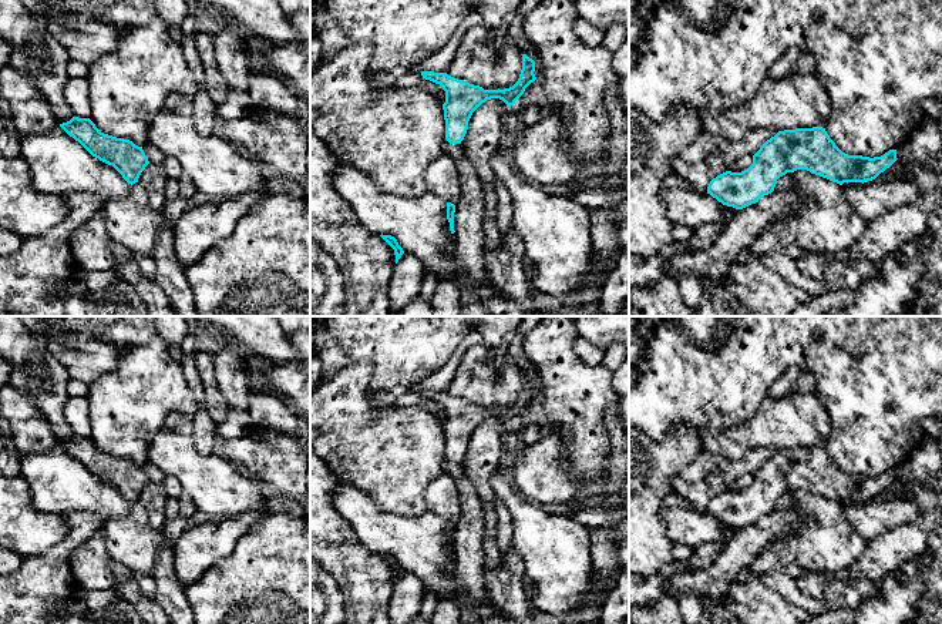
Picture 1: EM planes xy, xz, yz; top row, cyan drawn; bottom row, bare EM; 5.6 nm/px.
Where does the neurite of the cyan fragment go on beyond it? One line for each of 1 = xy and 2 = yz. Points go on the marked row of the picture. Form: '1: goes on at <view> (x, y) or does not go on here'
1: does not go on here
2: does not go on here

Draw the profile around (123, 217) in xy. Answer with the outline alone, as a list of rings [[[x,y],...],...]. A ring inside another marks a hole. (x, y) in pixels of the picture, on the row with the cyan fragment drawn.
[[[139,182],[131,185],[124,198],[104,202],[105,228],[111,241],[131,252],[151,255],[162,222],[162,212],[152,209]]]

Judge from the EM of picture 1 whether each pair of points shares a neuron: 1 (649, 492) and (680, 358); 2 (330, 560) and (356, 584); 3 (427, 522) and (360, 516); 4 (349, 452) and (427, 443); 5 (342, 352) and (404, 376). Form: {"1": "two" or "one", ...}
{"1": "two", "2": "one", "3": "one", "4": "one", "5": "one"}

